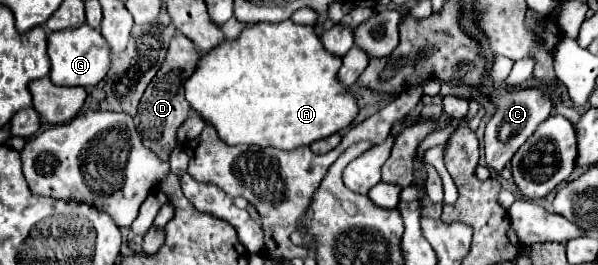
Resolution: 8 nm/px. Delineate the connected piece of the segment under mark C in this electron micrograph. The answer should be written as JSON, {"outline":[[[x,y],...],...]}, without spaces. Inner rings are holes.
{"outline":[[[527,88],[527,90],[519,90],[519,92],[493,90],[489,94],[489,100],[497,104],[497,112],[485,128],[485,160],[487,160],[489,168],[493,168],[495,172],[501,172],[507,166],[507,162],[515,156],[519,146],[549,116],[553,104],[549,100],[549,94],[543,88],[539,88],[539,90],[537,88]]]}

